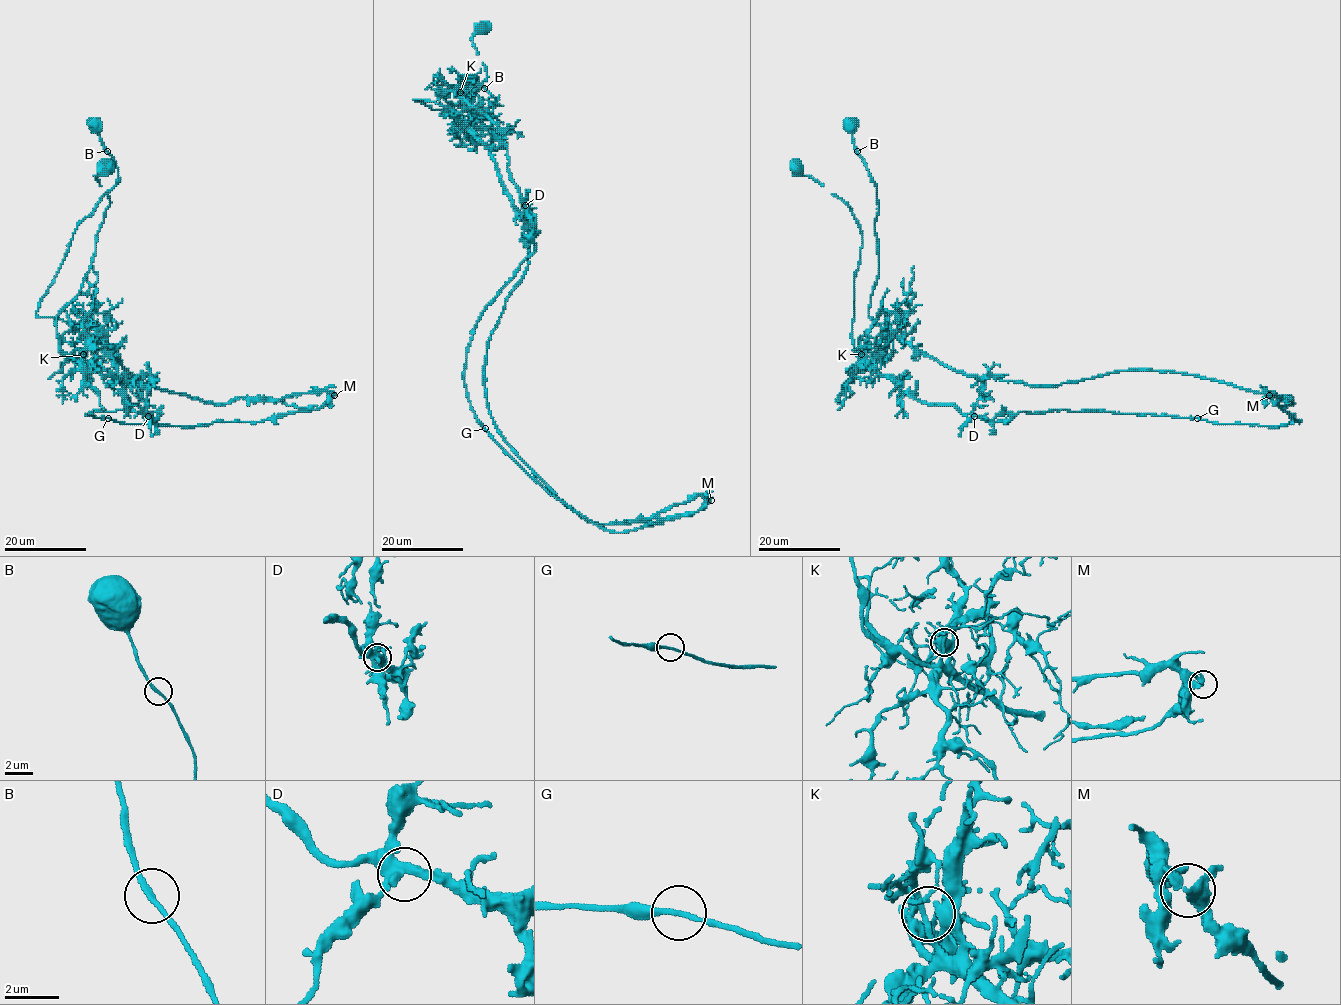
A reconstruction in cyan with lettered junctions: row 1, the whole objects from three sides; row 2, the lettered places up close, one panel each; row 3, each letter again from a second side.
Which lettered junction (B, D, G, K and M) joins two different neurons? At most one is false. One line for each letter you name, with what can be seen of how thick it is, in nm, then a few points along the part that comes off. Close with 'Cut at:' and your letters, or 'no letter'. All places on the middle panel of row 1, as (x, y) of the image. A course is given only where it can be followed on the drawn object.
M: calibre 280 nm; course (711, 500), (604, 530), (476, 417), (472, 330), (535, 243), (499, 128), (434, 84), (481, 86), (489, 25)
Cut at: M

